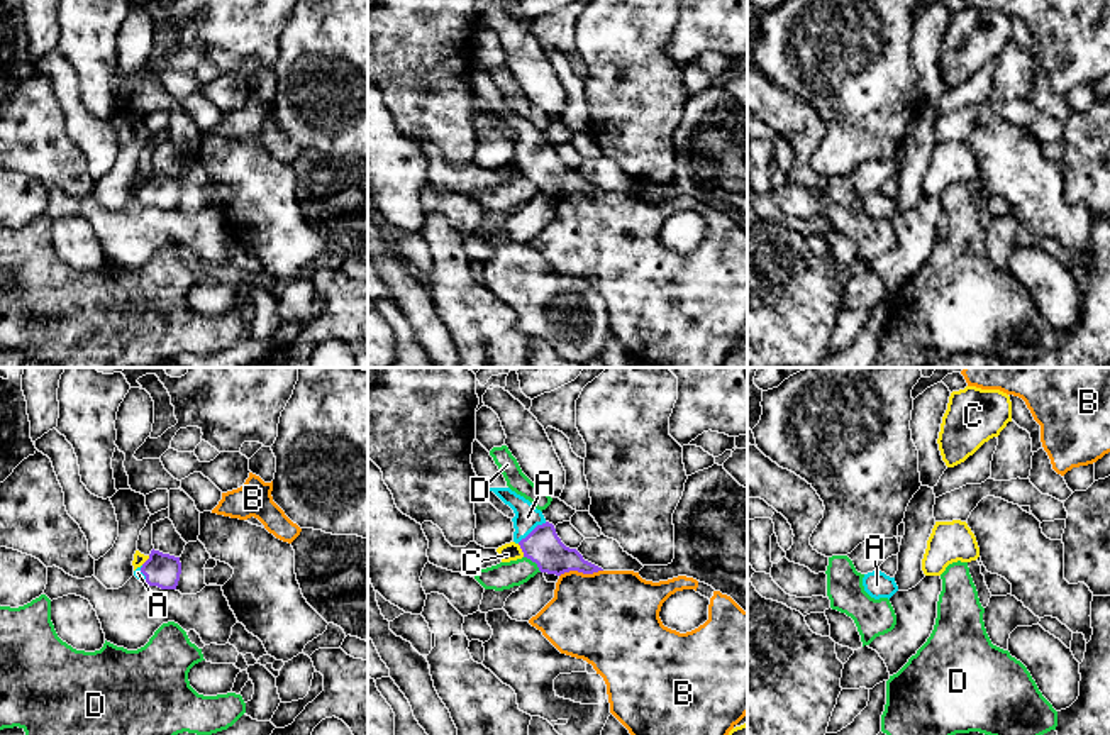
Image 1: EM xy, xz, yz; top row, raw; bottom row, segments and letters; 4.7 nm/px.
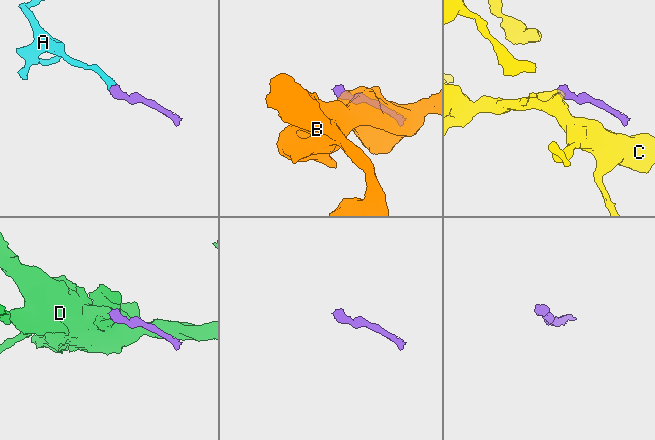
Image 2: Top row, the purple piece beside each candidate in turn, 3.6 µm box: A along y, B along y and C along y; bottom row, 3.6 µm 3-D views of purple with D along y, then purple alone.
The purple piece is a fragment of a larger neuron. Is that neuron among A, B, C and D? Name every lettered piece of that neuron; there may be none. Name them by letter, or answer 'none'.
A

